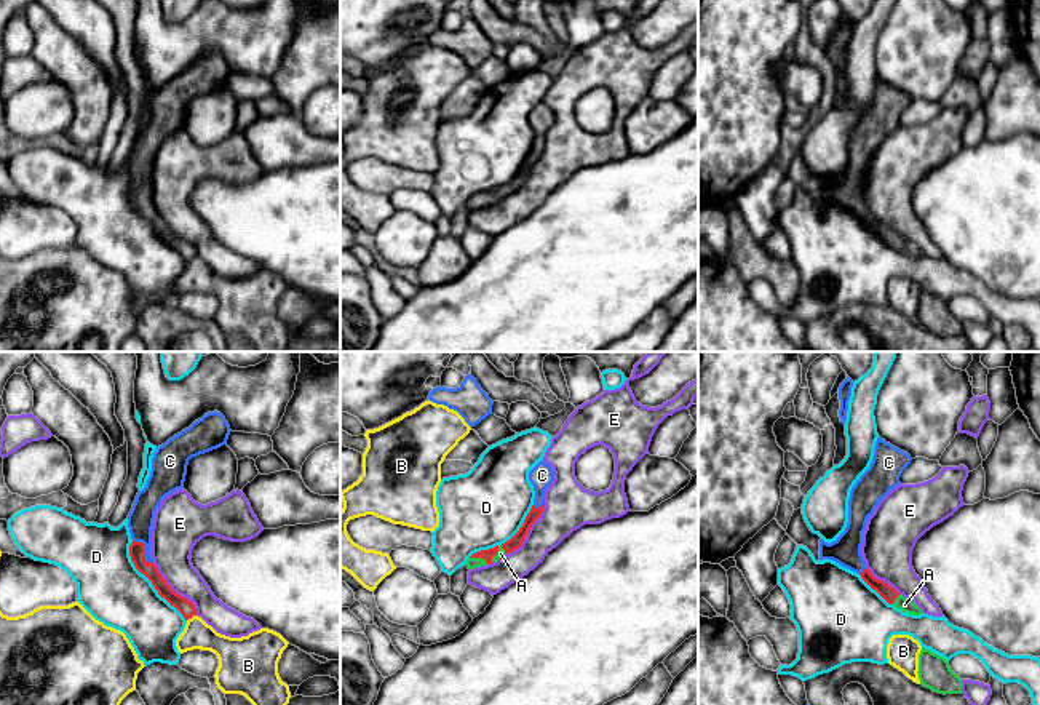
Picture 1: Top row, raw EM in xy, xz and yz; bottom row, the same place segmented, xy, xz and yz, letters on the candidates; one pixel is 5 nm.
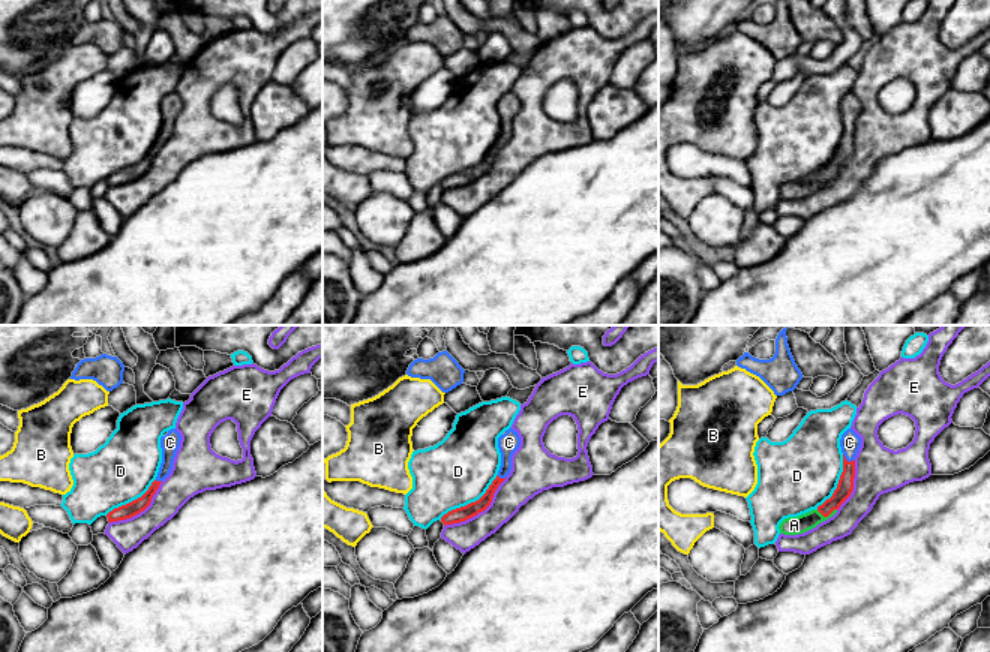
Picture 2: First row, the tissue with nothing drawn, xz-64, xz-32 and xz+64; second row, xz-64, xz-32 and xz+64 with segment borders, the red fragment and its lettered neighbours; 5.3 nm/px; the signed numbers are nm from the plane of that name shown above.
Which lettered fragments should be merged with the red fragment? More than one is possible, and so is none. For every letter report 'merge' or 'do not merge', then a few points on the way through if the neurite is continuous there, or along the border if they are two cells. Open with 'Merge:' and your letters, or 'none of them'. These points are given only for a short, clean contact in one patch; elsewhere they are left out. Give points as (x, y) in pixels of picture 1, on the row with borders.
Merge: A, C
A: merge; runs through xz (486, 555), (480, 557), (472, 563)
B: do not merge; border along xy (195, 614), (187, 621)
C: merge
D: do not merge
E: do not merge

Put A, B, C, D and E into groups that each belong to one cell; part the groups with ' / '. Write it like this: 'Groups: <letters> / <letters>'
Groups: A C / B / D / E

